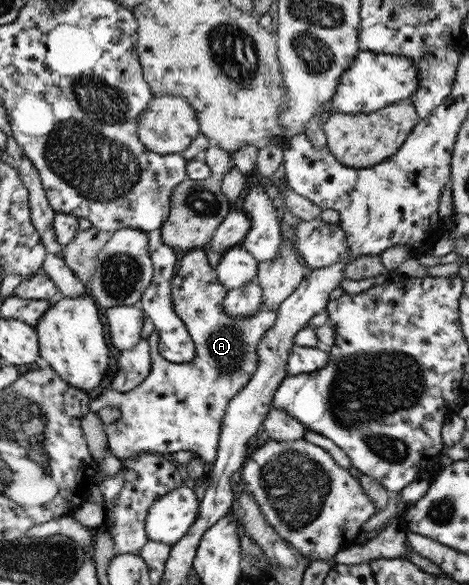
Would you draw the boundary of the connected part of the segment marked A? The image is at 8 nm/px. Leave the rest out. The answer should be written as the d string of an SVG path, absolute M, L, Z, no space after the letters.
M201 249L190 250L179 262L179 270L173 276L173 309L181 317L188 330L194 347L195 358L189 362L174 363L161 356L158 349L159 333L155 330L148 338L152 366L149 376L139 386L129 392L120 393L111 388L103 390L97 397L91 397L89 408L99 412L111 408L117 411L117 420L105 423L108 447L119 460L135 457L141 453L157 453L170 456L179 450L190 450L206 462L215 462L219 444L221 420L226 416L225 410L229 401L251 380L257 370L259 355L257 346L264 336L267 318L273 318L275 311L263 309L245 317L233 317L223 309L228 290L214 277L215 272Z

